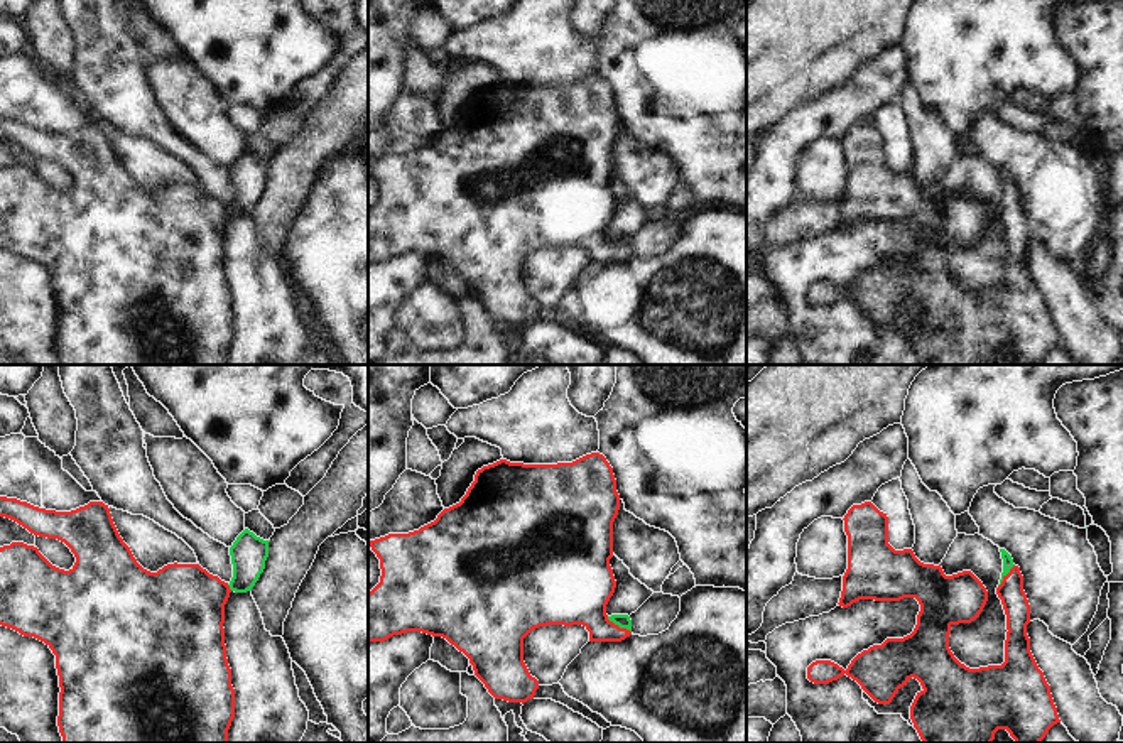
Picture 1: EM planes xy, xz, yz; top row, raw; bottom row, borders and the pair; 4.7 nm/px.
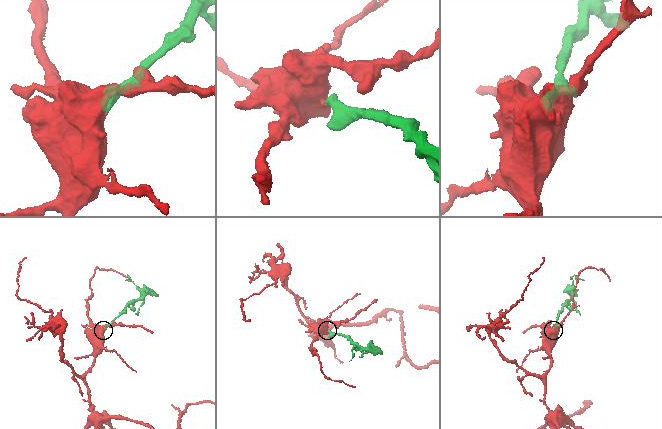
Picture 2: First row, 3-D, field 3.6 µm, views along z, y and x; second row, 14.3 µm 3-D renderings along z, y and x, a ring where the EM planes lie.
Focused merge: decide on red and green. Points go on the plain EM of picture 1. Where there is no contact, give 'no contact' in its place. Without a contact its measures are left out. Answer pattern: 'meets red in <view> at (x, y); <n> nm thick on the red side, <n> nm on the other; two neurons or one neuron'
meets red in xz at (617, 247); 320 nm thick on the red side, 60 nm on the other; one neuron

